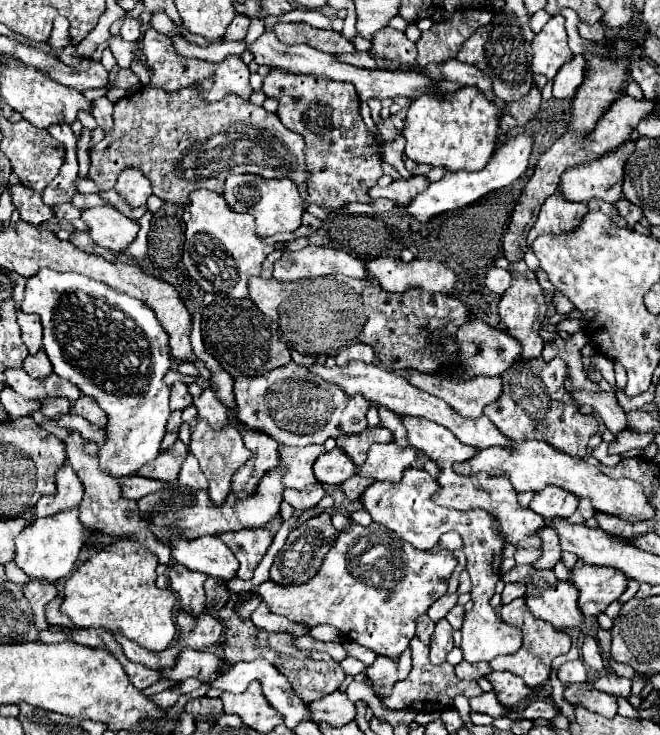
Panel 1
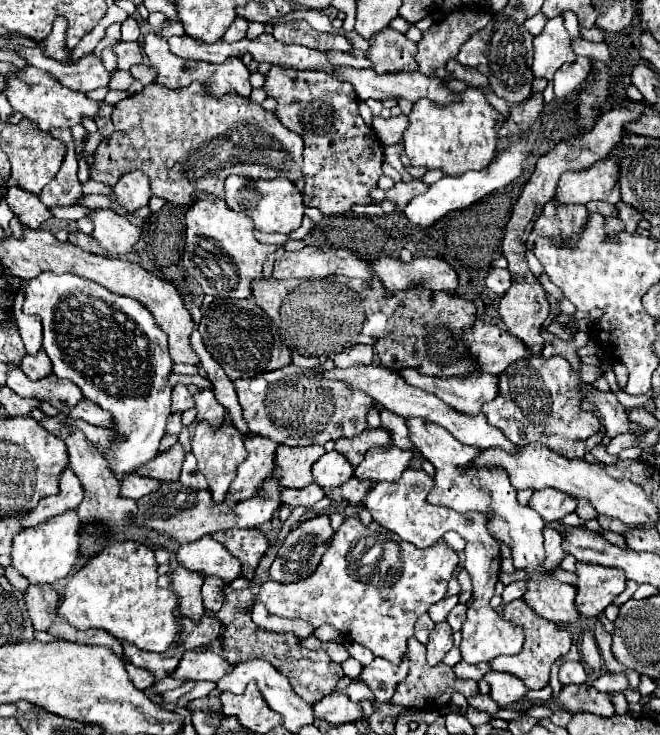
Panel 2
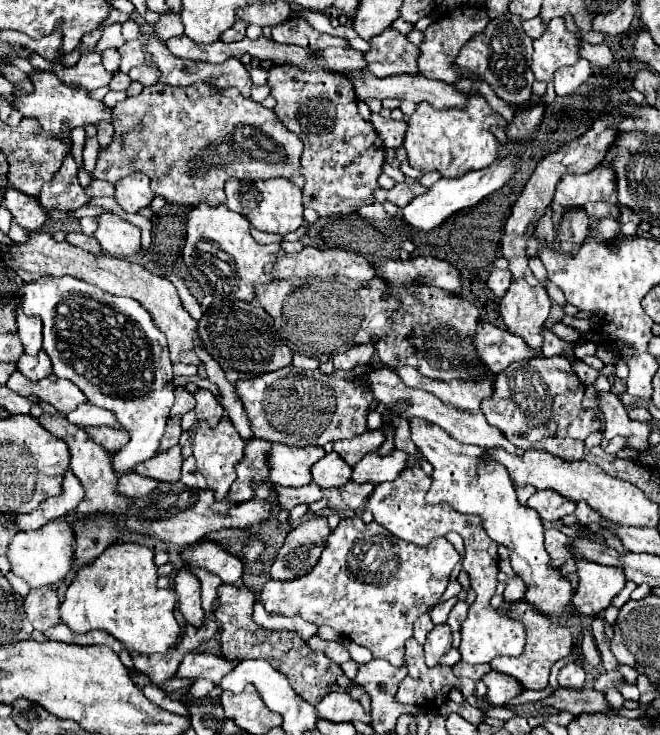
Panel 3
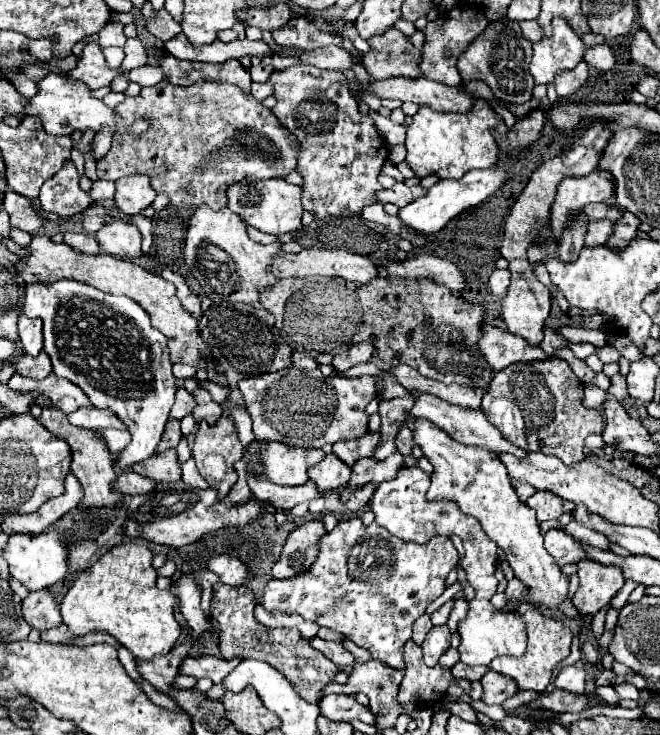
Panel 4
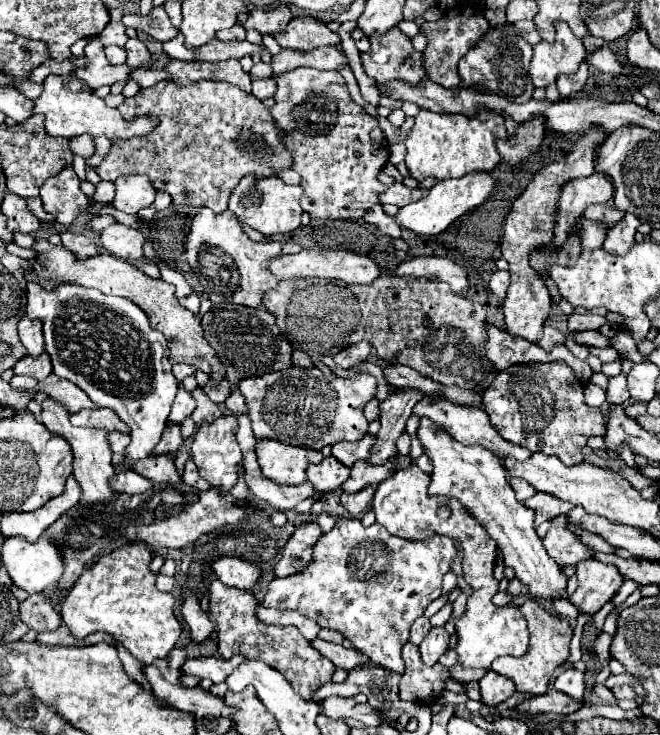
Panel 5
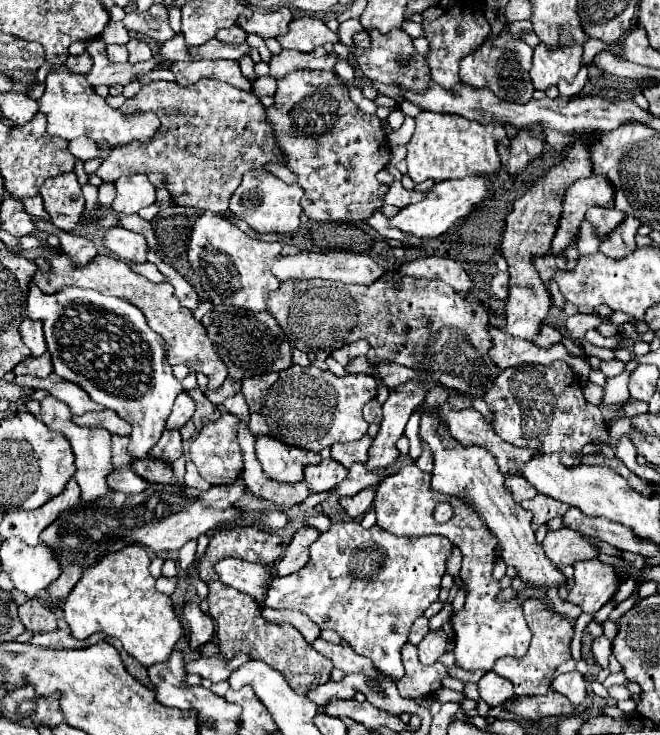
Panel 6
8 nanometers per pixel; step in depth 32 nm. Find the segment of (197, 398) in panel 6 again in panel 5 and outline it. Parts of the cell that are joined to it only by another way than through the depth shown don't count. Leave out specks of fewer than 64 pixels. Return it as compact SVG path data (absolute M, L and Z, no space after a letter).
M196 388L196 390L192 390L192 396L194 396L194 400L196 400L196 410L194 410L194 414L192 414L192 420L200 426L200 422L214 422L220 414L222 414L222 410L220 410L220 406L218 404L214 404L210 398L208 398L208 394L204 392L204 388Z

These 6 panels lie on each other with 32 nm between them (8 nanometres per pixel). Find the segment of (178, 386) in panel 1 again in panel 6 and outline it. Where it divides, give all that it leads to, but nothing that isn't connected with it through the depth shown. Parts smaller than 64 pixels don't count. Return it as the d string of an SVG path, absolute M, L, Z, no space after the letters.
M180 392L176 402L174 402L174 408L172 408L172 414L168 416L168 422L166 422L166 428L182 428L194 414L194 400L190 398L188 392Z

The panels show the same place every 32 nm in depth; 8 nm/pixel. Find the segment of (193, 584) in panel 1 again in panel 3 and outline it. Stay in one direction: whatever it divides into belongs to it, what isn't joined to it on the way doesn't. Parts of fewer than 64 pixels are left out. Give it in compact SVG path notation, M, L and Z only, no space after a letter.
M180 568L174 574L174 592L178 594L178 608L184 614L184 618L194 626L202 626L204 610L200 606L200 580L198 580L198 576Z

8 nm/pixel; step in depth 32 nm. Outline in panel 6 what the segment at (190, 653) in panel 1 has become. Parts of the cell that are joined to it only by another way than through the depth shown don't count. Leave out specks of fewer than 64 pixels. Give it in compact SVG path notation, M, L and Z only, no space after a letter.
M238 654L232 660L224 658L198 658L186 662L186 672L188 674L198 674L202 678L208 678L212 682L222 682L228 680L228 676L246 660L250 660L246 654Z

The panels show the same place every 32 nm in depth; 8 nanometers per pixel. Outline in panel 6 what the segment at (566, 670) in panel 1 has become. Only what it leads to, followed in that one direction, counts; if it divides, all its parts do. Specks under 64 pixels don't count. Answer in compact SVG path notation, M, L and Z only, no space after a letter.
M572 670L572 672L566 672L566 674L560 674L554 682L552 682L552 688L560 694L564 694L572 704L580 706L584 702L584 696L586 696L586 684L584 684L584 676L578 672L578 670Z

